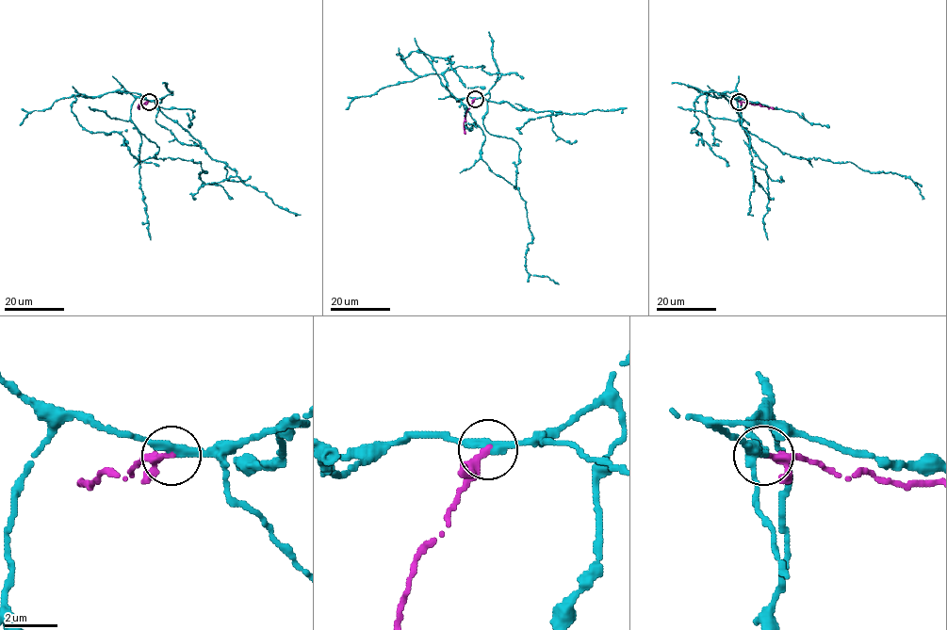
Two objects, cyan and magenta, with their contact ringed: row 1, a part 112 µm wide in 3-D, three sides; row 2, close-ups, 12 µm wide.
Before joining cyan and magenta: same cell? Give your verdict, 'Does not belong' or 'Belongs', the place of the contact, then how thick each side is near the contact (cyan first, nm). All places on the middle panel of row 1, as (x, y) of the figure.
Does not belong. Place: (475, 99). Thickness 320 nm (cyan) against 220 nm

